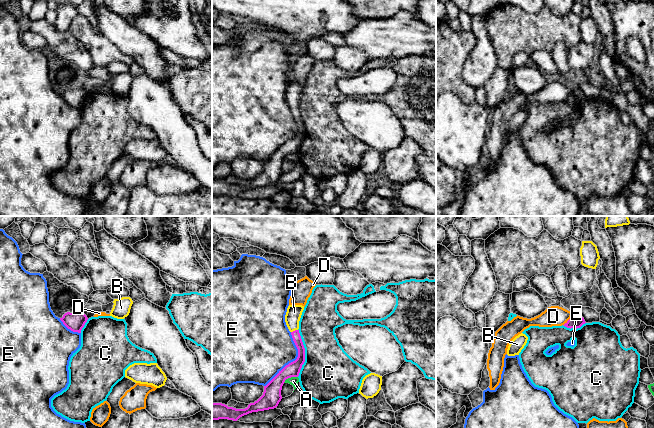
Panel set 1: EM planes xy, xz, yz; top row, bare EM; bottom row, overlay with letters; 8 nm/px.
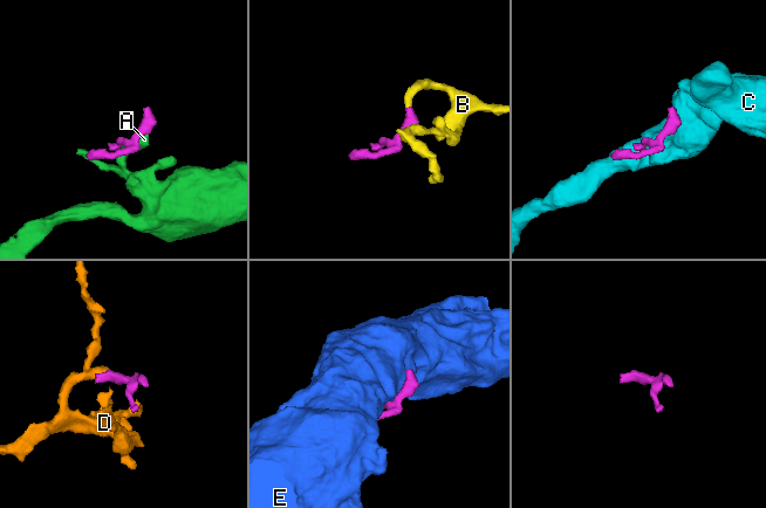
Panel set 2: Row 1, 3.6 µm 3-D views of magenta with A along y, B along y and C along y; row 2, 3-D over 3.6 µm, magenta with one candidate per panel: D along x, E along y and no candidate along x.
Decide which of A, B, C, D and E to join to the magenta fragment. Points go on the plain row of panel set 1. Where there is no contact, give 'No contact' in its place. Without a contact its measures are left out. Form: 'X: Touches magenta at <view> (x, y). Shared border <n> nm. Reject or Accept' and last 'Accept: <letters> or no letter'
A: Touches magenta at xz (290, 153). Shared border 130 nm. Reject
B: Touches magenta at xz (295, 106). Shared border 60 nm. Accept
C: Touches magenta at xz (304, 129). Shared border 380 nm. Reject
D: Touches magenta at yz (569, 95). Shared border 130 nm. Reject
E: Touches magenta at xz (293, 137). Shared border 500 nm. Reject
Accept: B

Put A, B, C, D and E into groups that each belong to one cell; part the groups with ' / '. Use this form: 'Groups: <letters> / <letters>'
Groups: A / B / C / D / E

